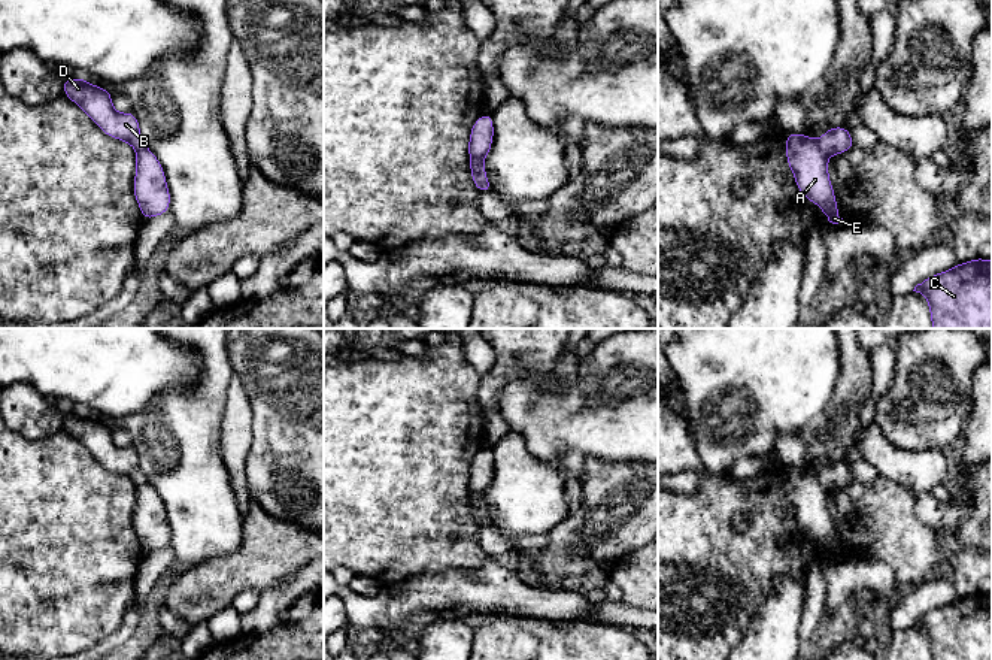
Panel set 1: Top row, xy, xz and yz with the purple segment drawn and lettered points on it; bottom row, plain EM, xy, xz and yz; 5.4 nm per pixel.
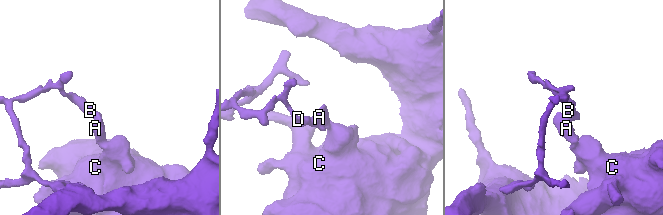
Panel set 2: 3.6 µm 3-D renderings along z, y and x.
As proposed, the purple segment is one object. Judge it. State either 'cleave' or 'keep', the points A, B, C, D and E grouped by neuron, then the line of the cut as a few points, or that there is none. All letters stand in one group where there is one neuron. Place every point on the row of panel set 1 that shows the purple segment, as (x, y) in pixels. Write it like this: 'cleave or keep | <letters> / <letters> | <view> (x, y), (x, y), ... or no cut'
cleave | A C E / B D | yz (815, 141), (828, 154)

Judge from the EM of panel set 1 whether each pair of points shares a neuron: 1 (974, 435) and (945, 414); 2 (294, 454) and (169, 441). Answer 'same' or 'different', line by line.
1: different
2: different

